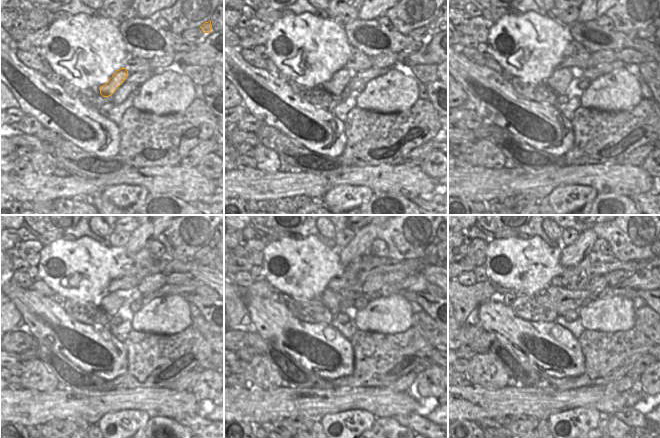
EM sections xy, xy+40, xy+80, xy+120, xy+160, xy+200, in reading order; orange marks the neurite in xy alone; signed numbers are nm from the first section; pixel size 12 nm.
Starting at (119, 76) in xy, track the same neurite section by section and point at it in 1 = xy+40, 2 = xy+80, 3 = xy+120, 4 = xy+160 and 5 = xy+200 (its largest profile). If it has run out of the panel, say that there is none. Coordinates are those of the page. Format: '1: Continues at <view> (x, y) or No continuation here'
1: Continues at xy+40 (338, 79)
2: Continues at xy+80 (559, 80)
3: Continues at xy+120 (110, 303)
4: Continues at xy+160 (331, 300)
5: Continues at xy+200 (553, 294)

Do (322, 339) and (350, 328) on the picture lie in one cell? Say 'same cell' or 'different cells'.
different cells

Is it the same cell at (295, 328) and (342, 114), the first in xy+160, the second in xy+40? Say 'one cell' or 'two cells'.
two cells

